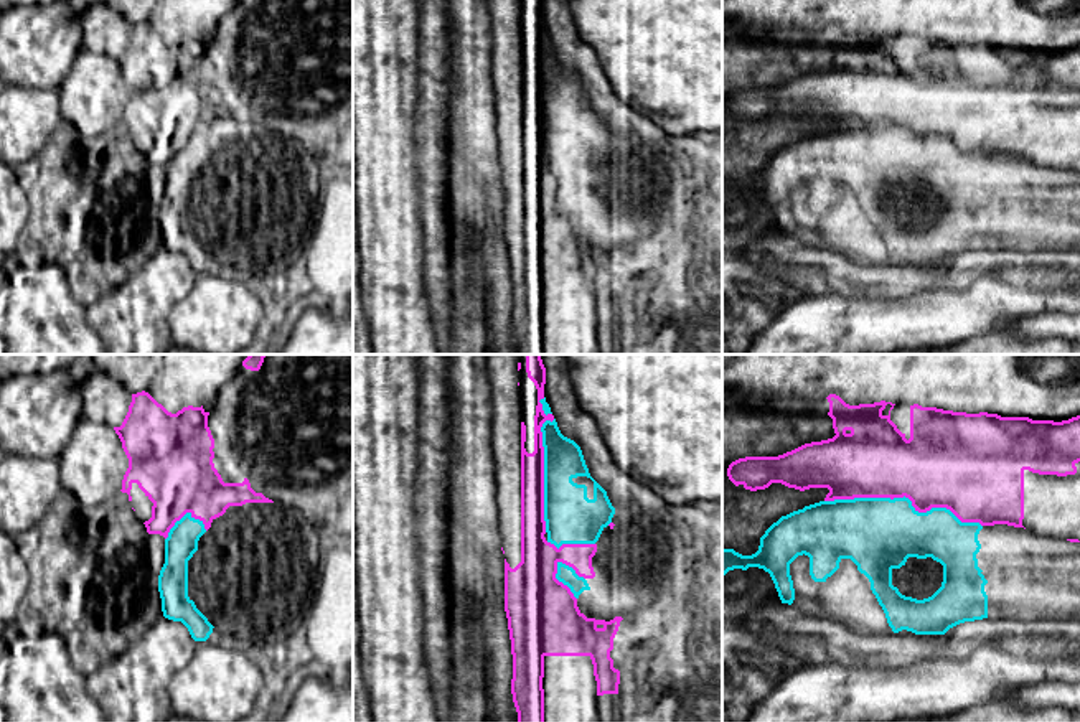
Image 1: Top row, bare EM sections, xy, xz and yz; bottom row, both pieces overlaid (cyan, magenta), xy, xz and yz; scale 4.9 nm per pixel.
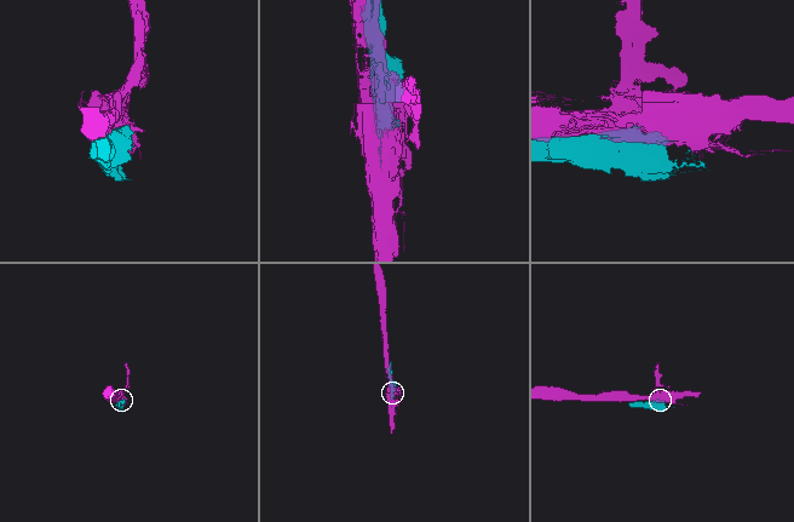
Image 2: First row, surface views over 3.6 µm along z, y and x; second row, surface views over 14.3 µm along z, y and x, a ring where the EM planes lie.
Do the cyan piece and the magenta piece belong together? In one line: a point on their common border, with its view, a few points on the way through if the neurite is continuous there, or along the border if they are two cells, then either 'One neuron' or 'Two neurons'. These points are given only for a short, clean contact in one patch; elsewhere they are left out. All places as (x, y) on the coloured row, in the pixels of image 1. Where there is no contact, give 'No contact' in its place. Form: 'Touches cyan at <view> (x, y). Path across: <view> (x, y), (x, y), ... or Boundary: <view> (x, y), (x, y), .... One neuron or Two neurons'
Touches cyan at yz (904, 496). Two neurons

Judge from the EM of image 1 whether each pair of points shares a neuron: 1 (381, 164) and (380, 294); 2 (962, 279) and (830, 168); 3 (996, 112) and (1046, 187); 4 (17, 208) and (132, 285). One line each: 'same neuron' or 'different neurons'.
1: same neuron
2: different neurons
3: different neurons
4: different neurons

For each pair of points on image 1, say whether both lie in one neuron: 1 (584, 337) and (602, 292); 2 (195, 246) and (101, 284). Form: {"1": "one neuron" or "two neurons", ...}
{"1": "one neuron", "2": "two neurons"}

